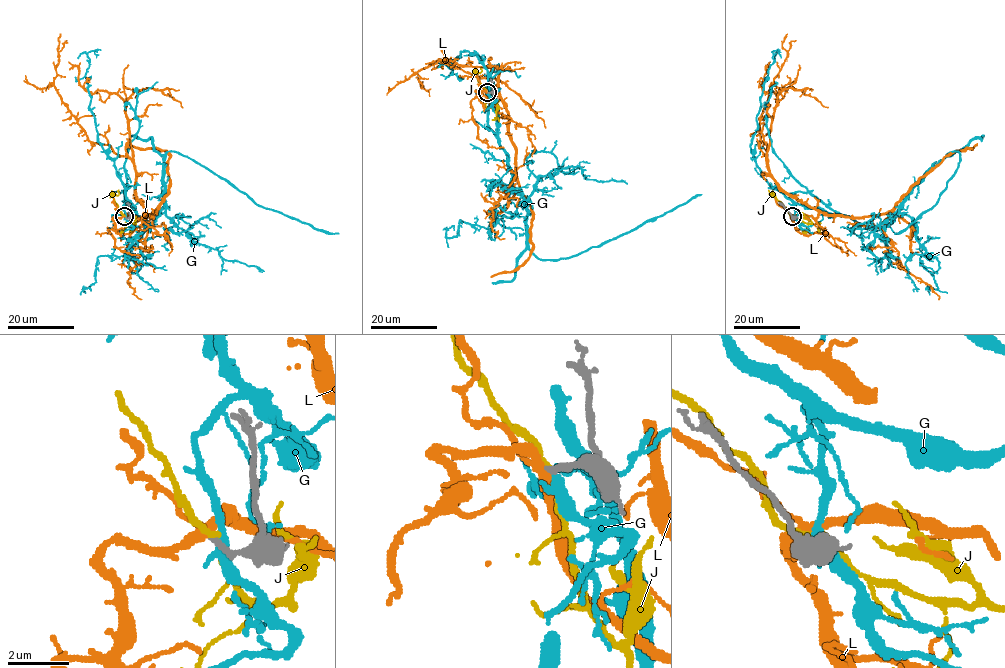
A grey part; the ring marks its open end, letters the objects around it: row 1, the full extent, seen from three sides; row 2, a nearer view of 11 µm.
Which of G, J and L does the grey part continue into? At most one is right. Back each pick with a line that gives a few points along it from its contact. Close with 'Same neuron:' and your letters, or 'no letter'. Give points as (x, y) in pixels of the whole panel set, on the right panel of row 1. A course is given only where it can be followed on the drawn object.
L: via (793, 216), (815, 218), (818, 212), (789, 196), (770, 174), (760, 130), (773, 78), (785, 61), (787, 33)
Same neuron: L

